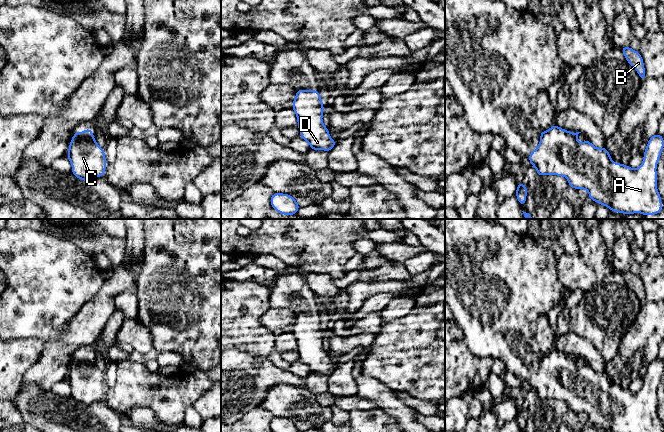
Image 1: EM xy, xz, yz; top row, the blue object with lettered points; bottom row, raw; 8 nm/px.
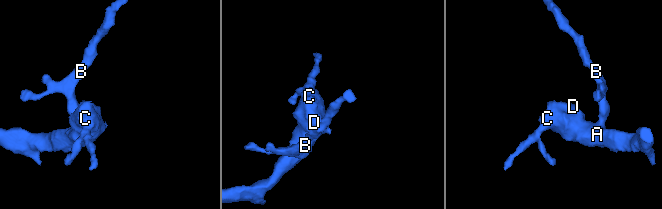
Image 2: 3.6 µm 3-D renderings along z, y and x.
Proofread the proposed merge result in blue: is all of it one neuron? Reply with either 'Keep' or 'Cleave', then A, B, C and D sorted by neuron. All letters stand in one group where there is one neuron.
Keep. Groups: A B C D

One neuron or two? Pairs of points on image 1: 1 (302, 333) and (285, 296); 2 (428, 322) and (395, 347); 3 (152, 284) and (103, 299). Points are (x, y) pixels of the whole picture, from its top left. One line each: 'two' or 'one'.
1: one
2: one
3: two

